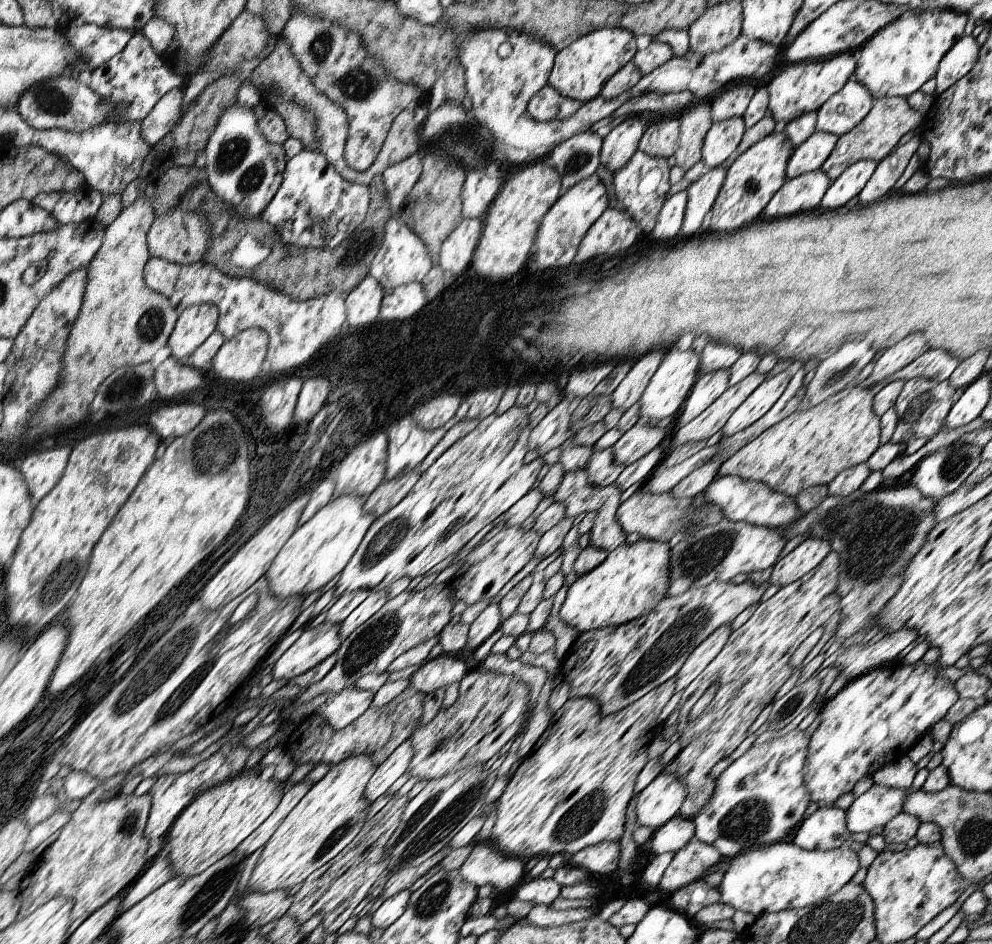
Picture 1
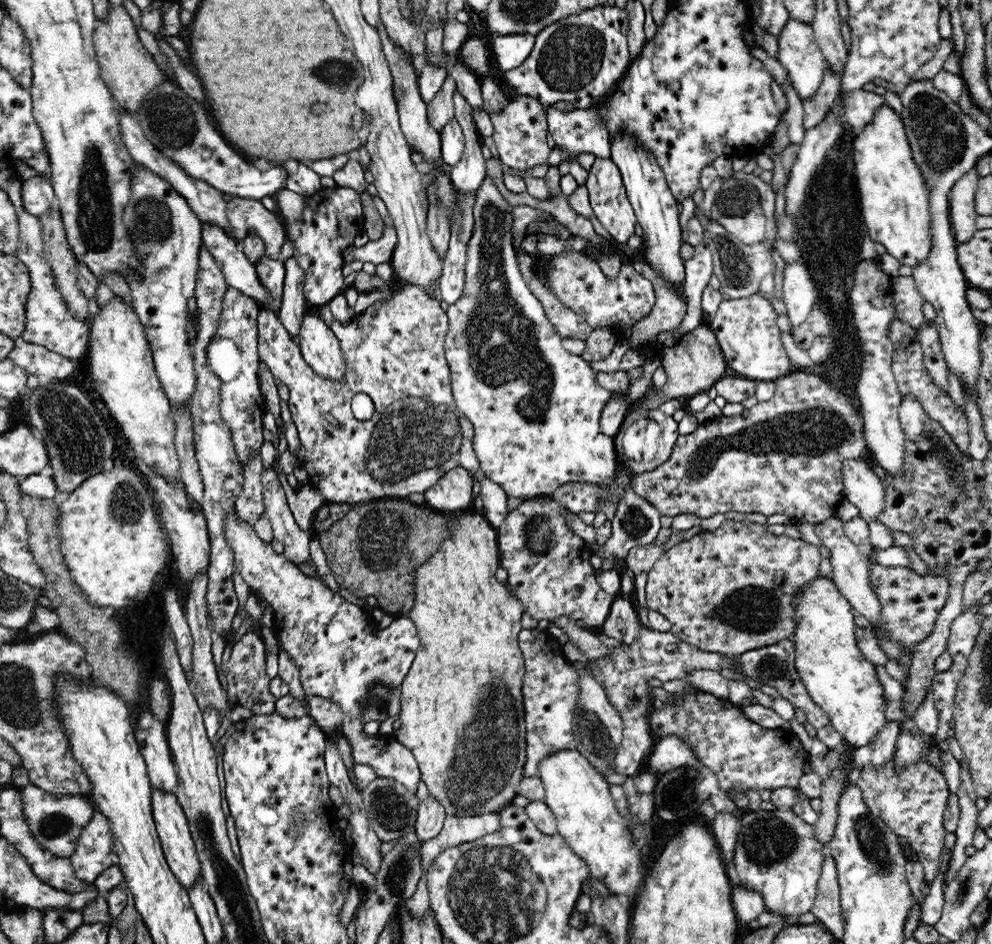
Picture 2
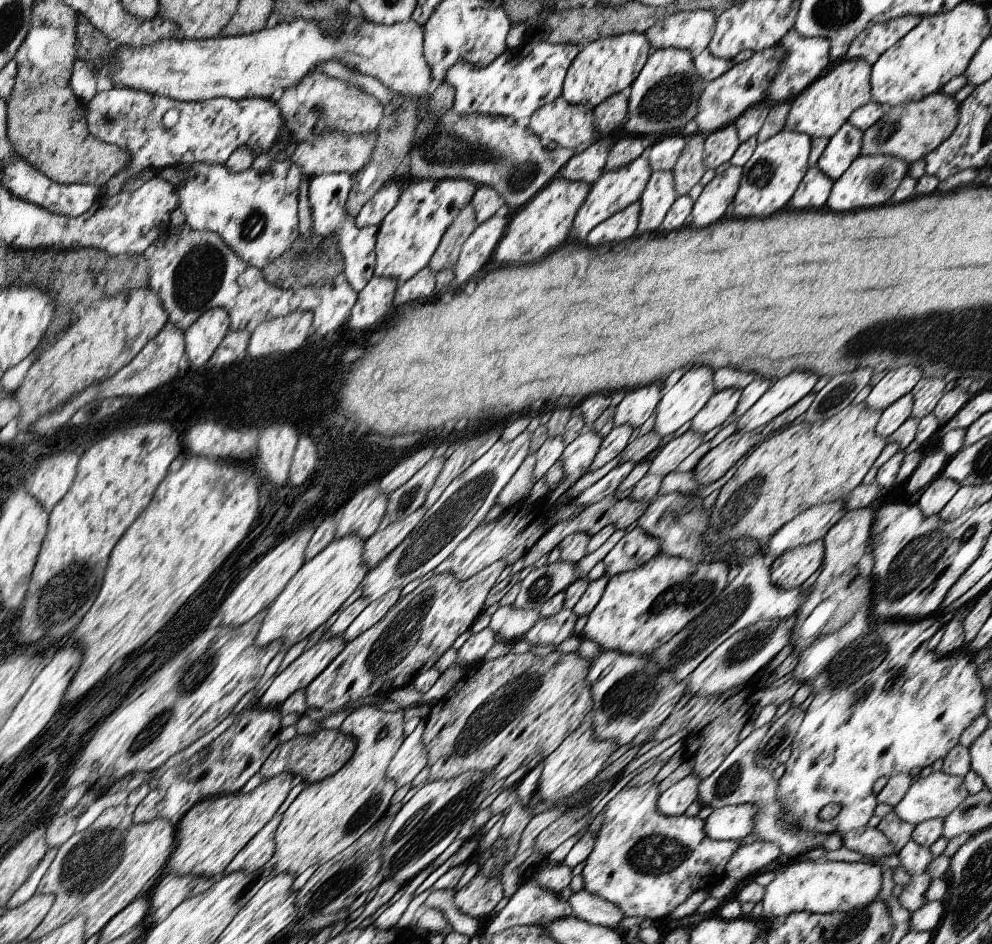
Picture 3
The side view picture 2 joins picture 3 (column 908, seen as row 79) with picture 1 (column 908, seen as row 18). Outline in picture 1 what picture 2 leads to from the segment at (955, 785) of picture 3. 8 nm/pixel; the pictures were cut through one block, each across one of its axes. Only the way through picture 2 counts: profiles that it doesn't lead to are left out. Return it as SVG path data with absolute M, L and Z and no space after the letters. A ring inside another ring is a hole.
M871 786L845 812L847 830L855 832L869 832L877 826L887 826L897 814L903 812L903 802L909 796L909 790L901 788L885 788L885 786Z

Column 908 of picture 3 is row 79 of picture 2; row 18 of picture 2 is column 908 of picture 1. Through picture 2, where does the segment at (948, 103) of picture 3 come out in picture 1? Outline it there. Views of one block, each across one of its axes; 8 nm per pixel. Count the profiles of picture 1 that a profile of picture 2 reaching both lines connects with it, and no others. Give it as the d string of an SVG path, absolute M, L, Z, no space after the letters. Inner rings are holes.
M881 98L881 100L873 100L871 110L867 112L867 116L855 126L851 128L847 134L839 136L833 152L827 156L827 160L823 162L823 166L819 170L823 170L831 182L837 180L837 176L847 170L849 166L853 166L855 162L863 162L863 160L873 160L873 162L881 162L885 160L891 150L895 148L895 144L901 140L901 136L909 130L915 130L917 126L923 124L923 114L919 114L917 110L907 106L907 98Z

